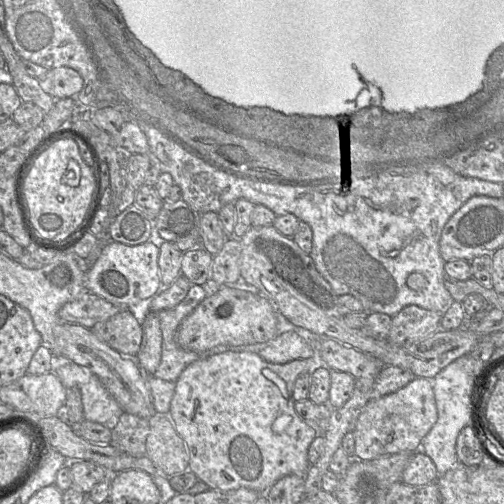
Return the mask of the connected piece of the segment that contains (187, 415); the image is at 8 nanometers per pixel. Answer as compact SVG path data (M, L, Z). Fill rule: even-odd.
M227 350L222 353L218 353L207 358L198 359L188 365L179 378L175 382L175 393L171 400L169 418L173 422L176 431L180 437L184 440L189 451L189 470L192 471L198 478L203 481L209 487L209 489L229 491L239 488L248 488L265 494L265 492L279 479L287 475L298 475L305 477L310 463L308 460L308 449L314 438L317 436L315 429L306 423L295 411L295 400L293 399L293 388L296 379L302 373L312 373L321 364L321 361L317 355L306 359L295 359L285 364L274 364L264 360L258 353L253 352L236 352ZM264 368L271 369L278 375L277 381L271 381L267 379L262 370Z

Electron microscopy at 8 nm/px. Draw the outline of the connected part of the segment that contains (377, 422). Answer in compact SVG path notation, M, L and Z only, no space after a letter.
M414 377L398 391L371 399L366 404L353 430L354 458L368 461L400 452L419 451L422 439L437 422L437 418L432 380Z

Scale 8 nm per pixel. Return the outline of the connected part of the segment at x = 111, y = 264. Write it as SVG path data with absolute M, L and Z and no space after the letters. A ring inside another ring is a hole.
M116 241L106 243L99 257L85 274L85 289L122 308L148 312L149 301L162 289L159 274L159 247L150 241L129 246Z

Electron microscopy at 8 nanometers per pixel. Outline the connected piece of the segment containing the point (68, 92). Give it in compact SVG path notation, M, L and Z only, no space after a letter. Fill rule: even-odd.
M57 67L49 69L39 78L41 88L55 100L74 98L83 88L81 75L72 68Z

